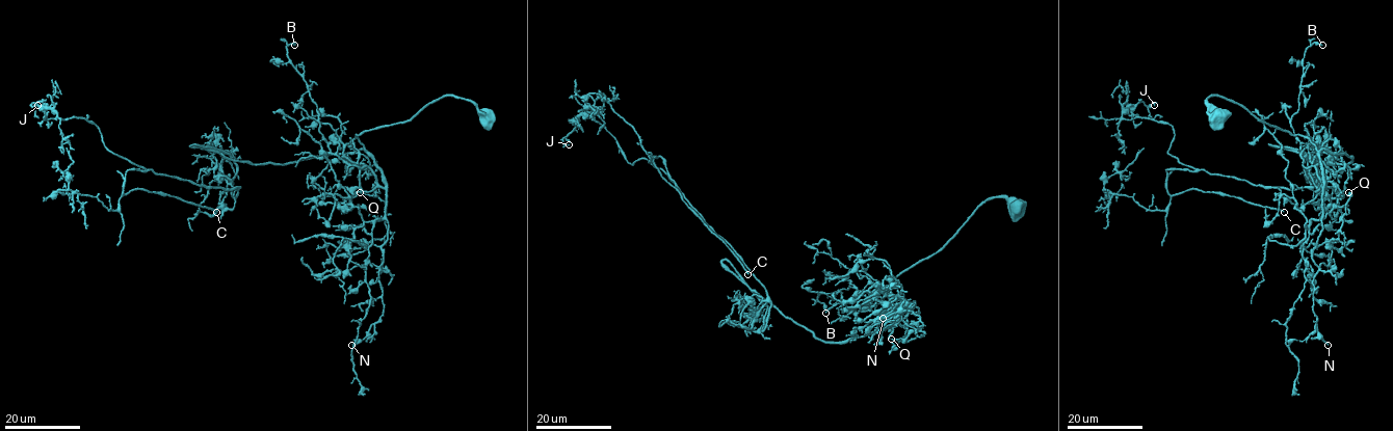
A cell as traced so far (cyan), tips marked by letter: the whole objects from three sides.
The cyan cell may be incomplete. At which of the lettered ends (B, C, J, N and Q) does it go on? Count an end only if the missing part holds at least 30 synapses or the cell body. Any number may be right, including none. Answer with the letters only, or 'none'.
C

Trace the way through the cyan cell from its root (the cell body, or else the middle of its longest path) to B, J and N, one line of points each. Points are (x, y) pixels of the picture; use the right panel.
B: (1220, 119), (1211, 96), (1319, 157), (1309, 139), (1300, 153), (1290, 119), (1305, 51), (1322, 45)
J: (1220, 119), (1211, 96), (1349, 156), (1298, 152), (1340, 194), (1185, 165), (1171, 125), (1122, 117), (1154, 105)
N: (1220, 119), (1211, 96), (1306, 136), (1317, 152), (1313, 313), (1328, 345)

